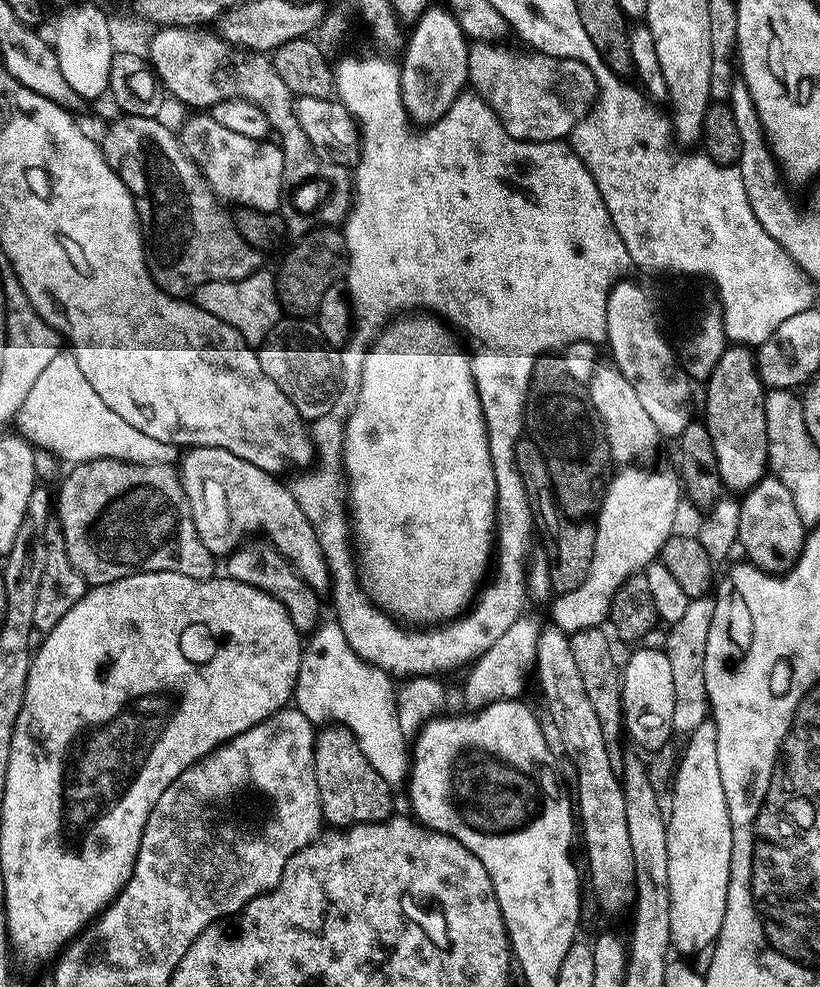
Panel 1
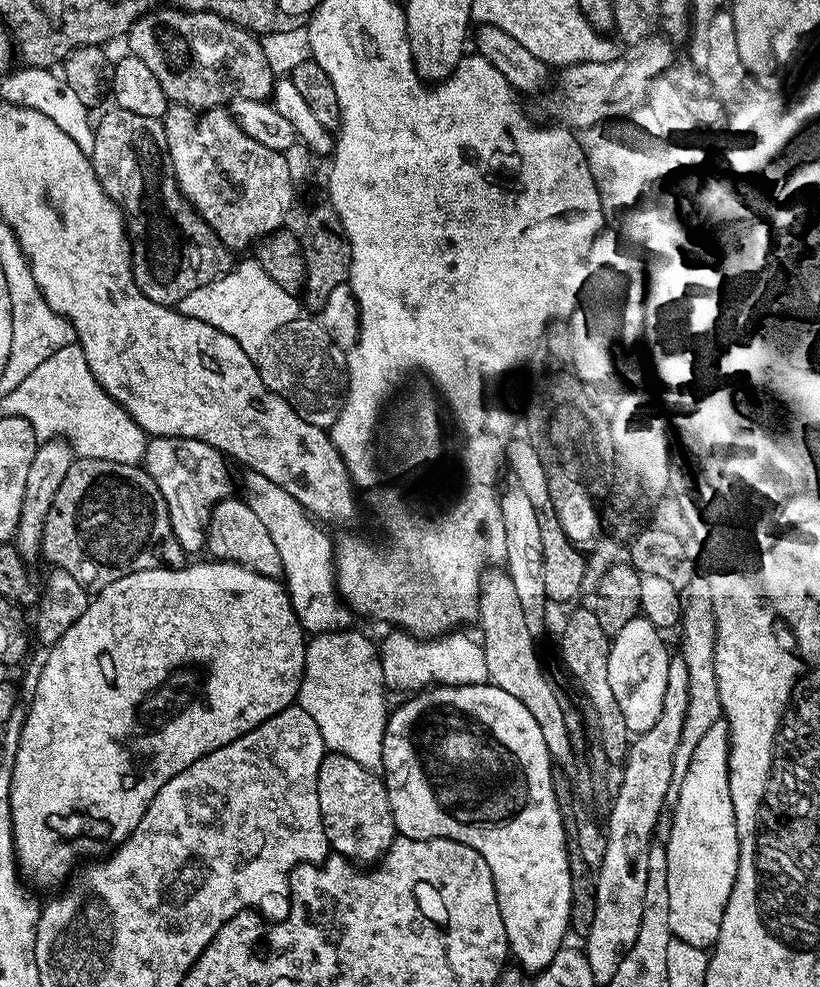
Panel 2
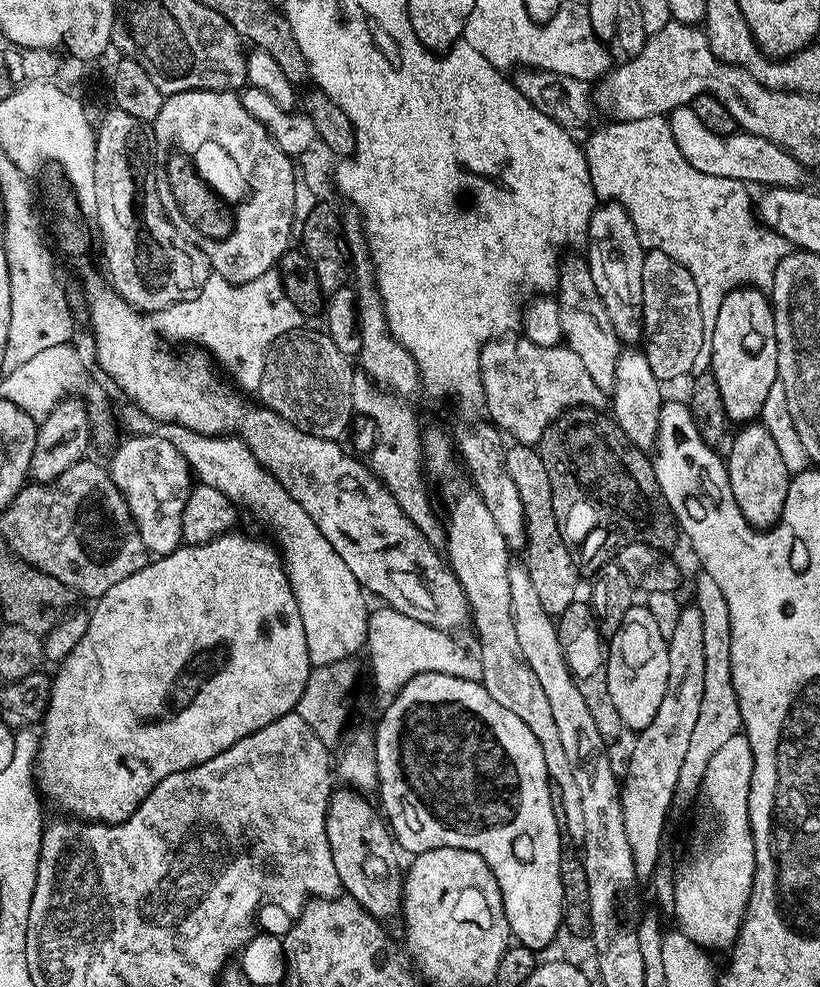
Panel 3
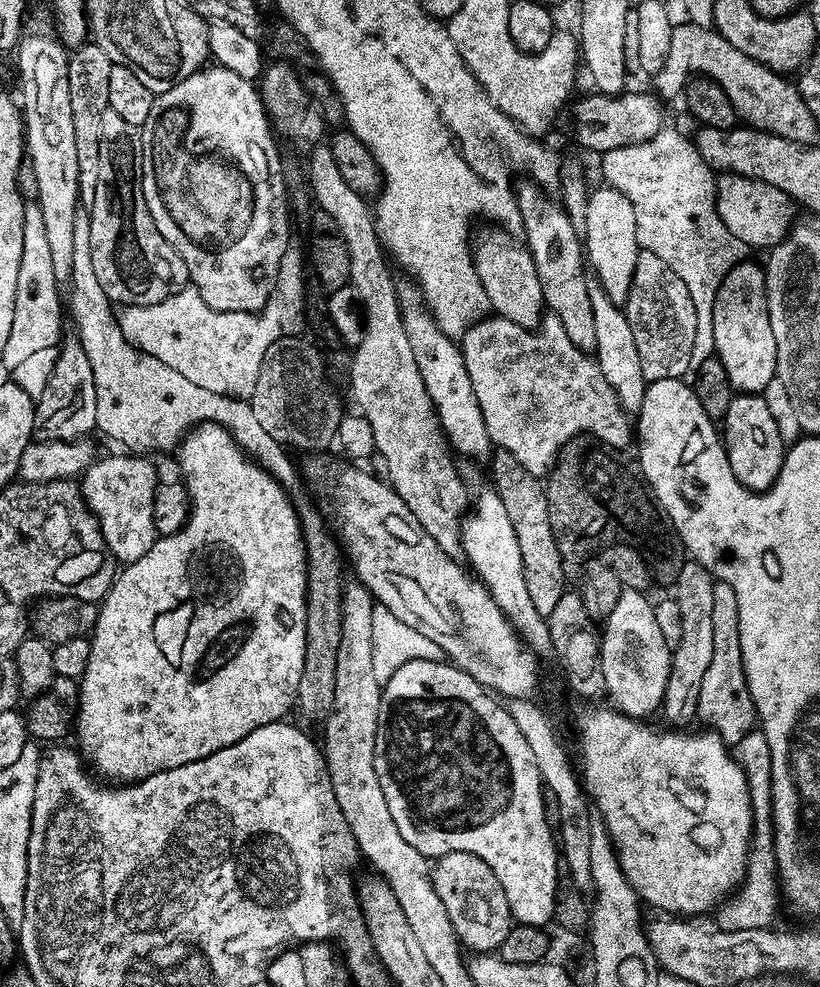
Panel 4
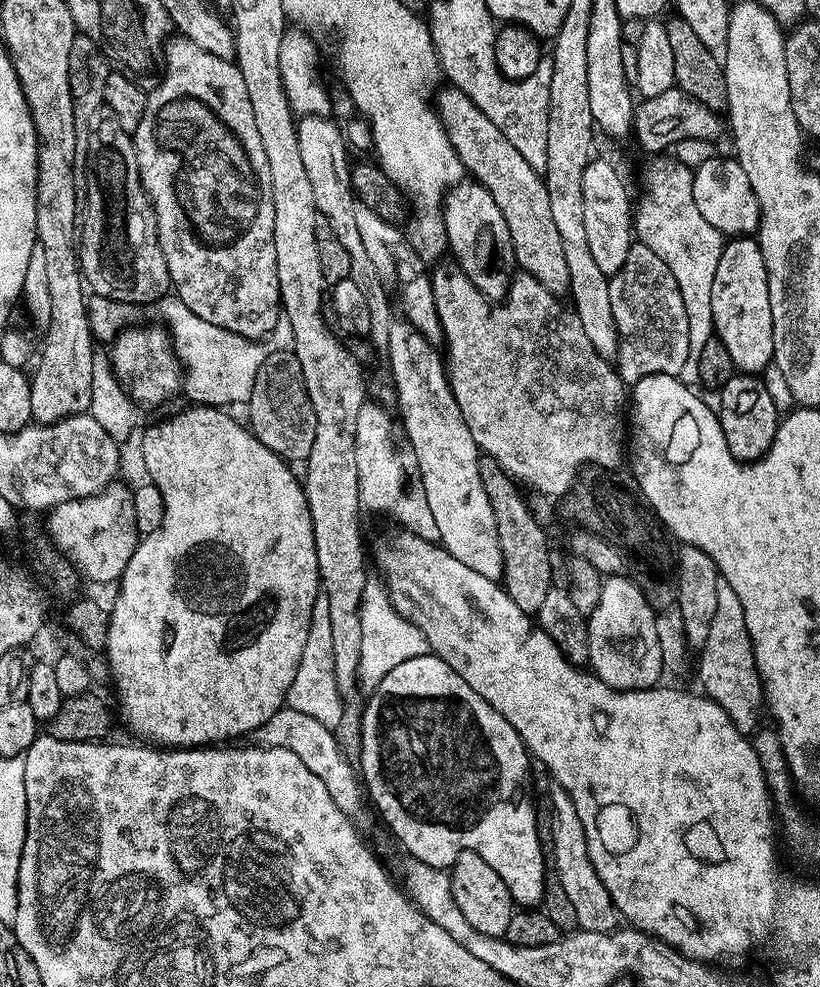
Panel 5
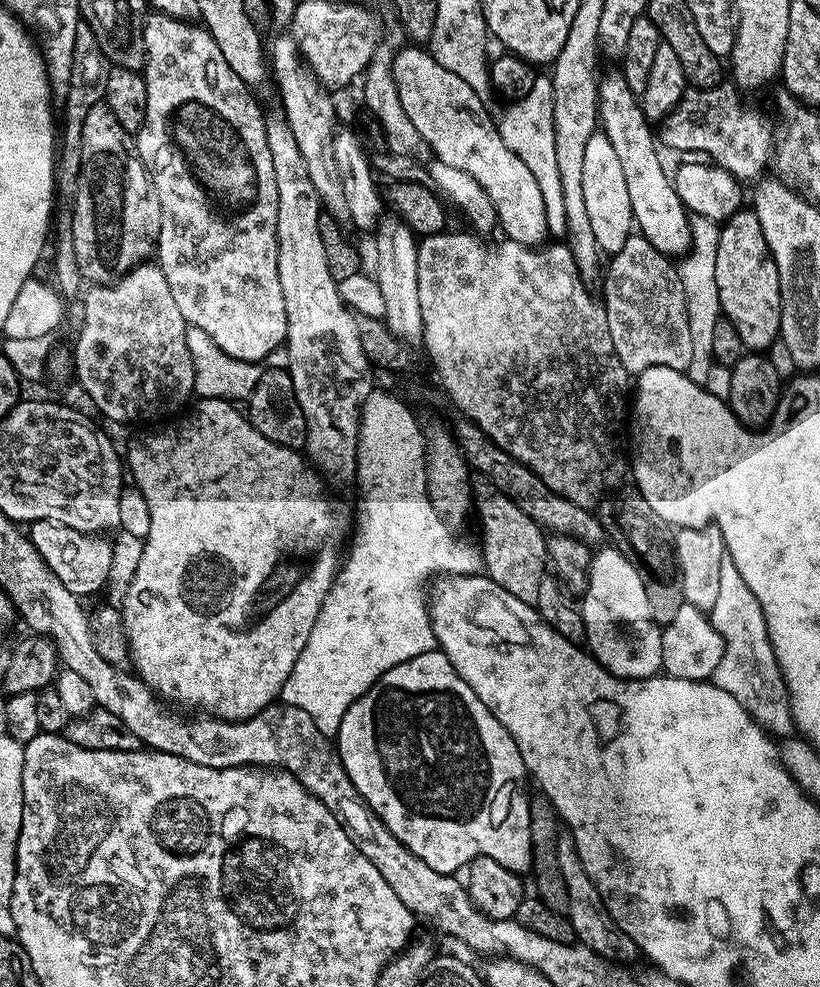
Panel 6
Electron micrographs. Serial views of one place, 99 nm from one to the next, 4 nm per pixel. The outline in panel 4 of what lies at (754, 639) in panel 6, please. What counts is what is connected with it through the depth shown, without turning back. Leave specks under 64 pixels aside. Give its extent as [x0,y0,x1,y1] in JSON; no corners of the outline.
[696,580,758,746]

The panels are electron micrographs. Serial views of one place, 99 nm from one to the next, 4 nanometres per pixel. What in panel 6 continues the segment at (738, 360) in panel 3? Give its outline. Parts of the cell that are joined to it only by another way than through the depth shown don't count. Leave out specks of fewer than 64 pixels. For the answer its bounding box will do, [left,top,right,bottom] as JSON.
[714,210,780,354]

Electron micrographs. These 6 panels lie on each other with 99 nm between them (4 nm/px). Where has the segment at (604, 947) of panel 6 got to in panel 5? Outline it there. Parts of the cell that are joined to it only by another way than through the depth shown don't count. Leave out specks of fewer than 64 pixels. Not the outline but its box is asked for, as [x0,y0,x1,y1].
[550,786,618,932]

